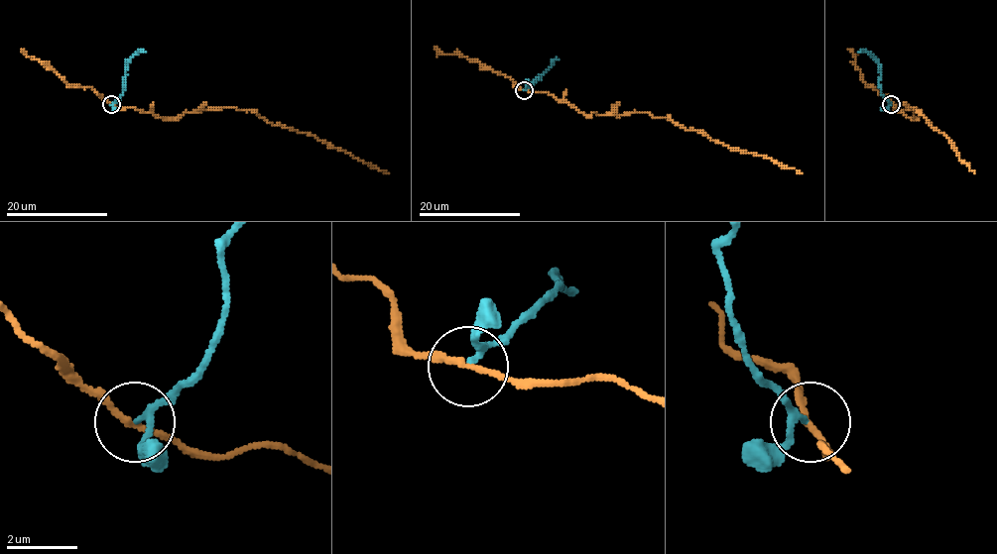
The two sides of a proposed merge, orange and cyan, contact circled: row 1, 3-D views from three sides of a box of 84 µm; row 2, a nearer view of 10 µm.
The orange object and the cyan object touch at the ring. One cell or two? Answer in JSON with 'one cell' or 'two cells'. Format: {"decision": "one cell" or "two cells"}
{"decision": "two cells"}

